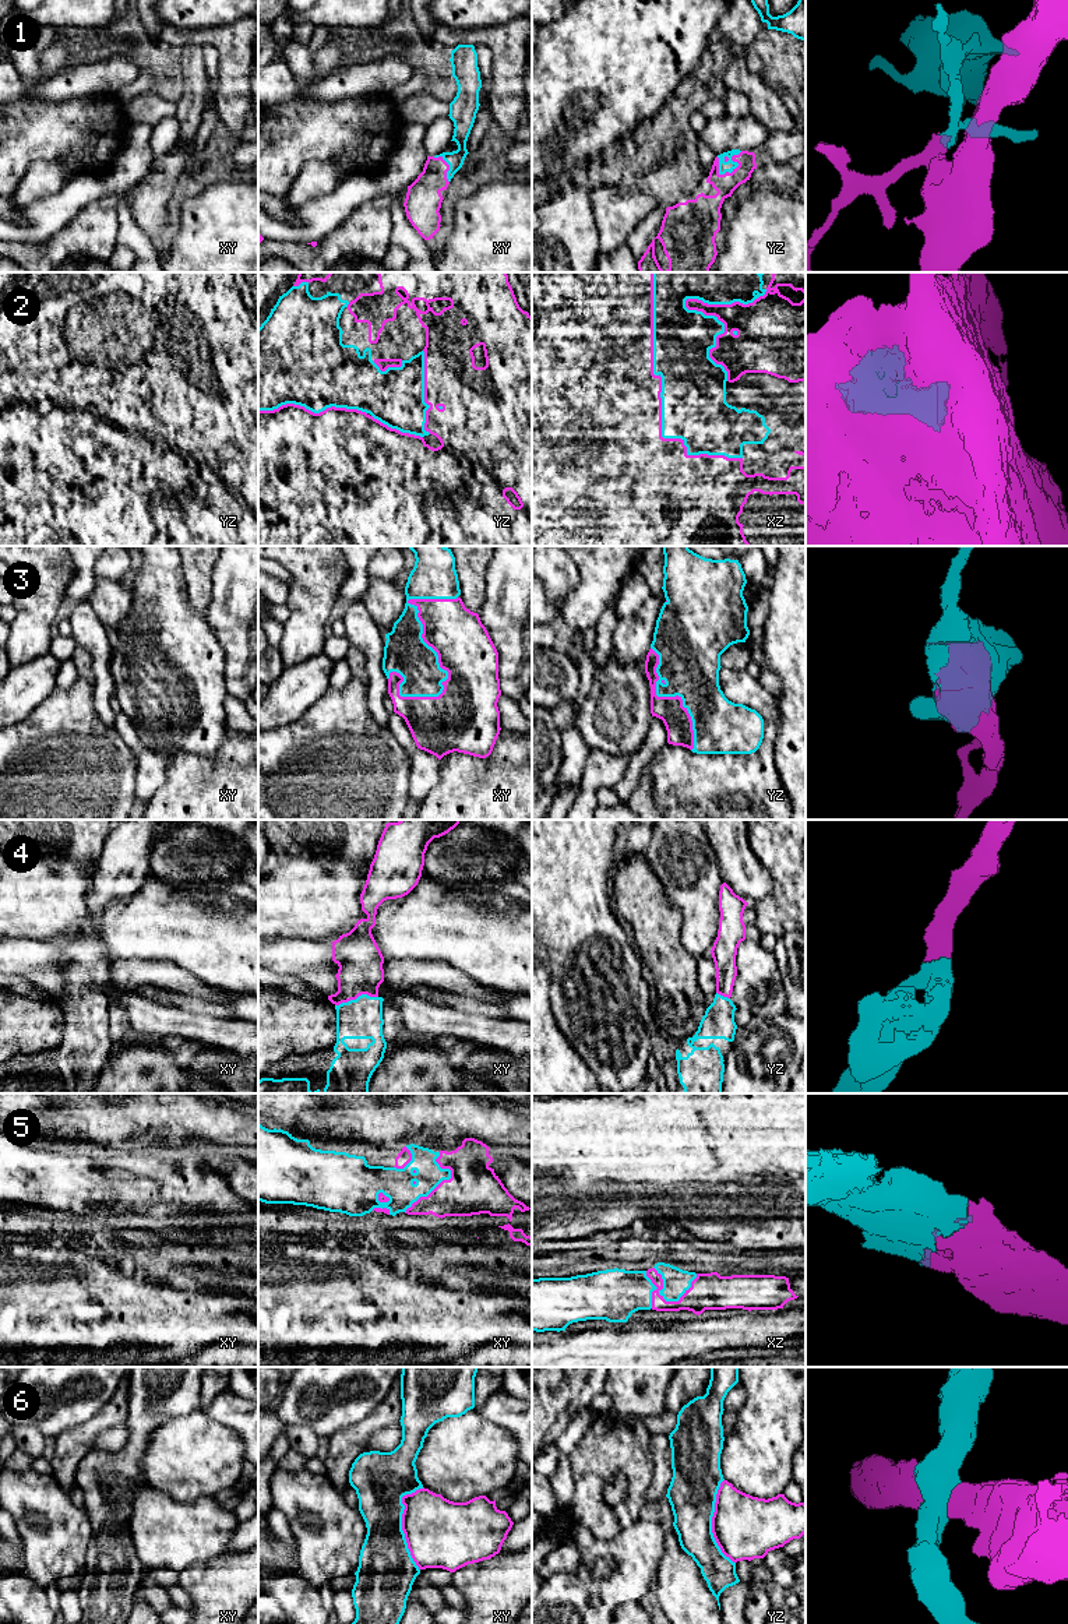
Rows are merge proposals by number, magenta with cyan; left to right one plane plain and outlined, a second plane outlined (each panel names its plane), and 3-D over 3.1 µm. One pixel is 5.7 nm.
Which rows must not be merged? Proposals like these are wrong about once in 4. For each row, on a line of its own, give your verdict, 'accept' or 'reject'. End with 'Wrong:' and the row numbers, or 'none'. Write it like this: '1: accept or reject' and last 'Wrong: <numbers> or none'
1: accept
2: accept
3: accept
4: accept
5: accept
6: reject
Wrong: 6

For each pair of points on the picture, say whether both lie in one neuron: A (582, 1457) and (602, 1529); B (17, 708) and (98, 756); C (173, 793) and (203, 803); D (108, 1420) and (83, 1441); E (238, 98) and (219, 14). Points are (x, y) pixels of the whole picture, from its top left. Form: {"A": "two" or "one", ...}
{"A": "one", "B": "two", "C": "one", "D": "one", "E": "two"}

